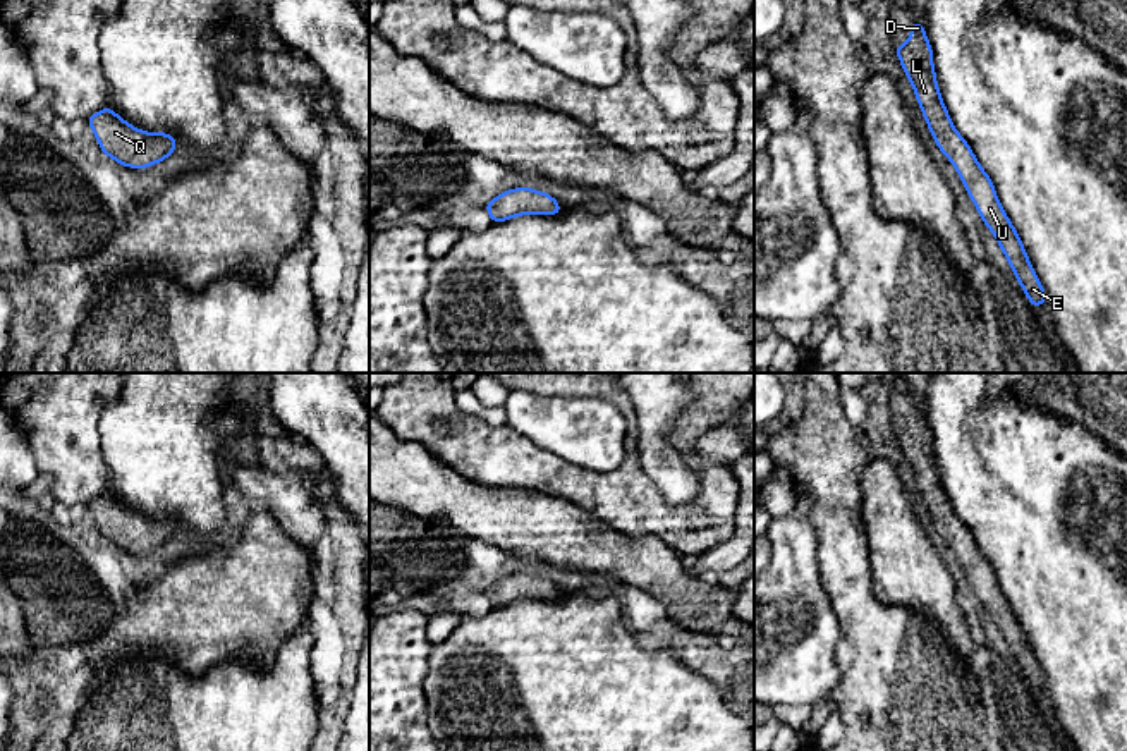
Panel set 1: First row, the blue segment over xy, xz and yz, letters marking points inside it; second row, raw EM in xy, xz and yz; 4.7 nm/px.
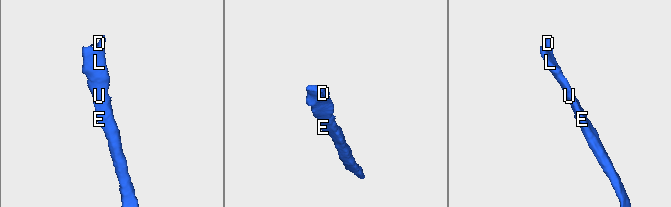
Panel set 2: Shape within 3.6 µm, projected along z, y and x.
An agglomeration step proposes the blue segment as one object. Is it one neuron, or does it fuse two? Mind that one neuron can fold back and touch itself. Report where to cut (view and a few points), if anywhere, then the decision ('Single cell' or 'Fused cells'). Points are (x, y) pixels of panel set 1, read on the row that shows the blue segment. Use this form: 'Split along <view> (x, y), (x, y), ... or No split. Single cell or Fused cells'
No split. Single cell

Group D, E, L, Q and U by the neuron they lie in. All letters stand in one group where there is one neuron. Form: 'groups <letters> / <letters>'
groups D E L Q U

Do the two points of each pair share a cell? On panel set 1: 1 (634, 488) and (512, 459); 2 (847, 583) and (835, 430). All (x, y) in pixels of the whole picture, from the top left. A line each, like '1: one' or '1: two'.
1: one
2: one

